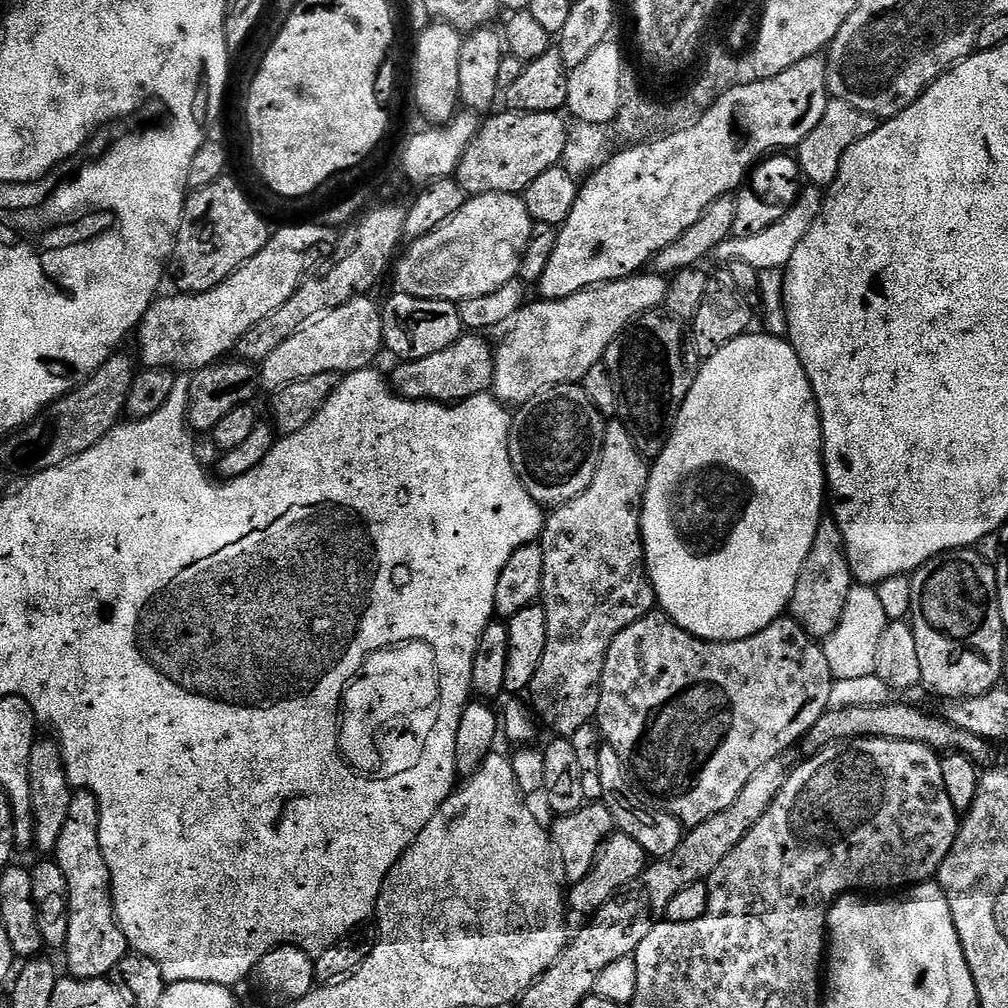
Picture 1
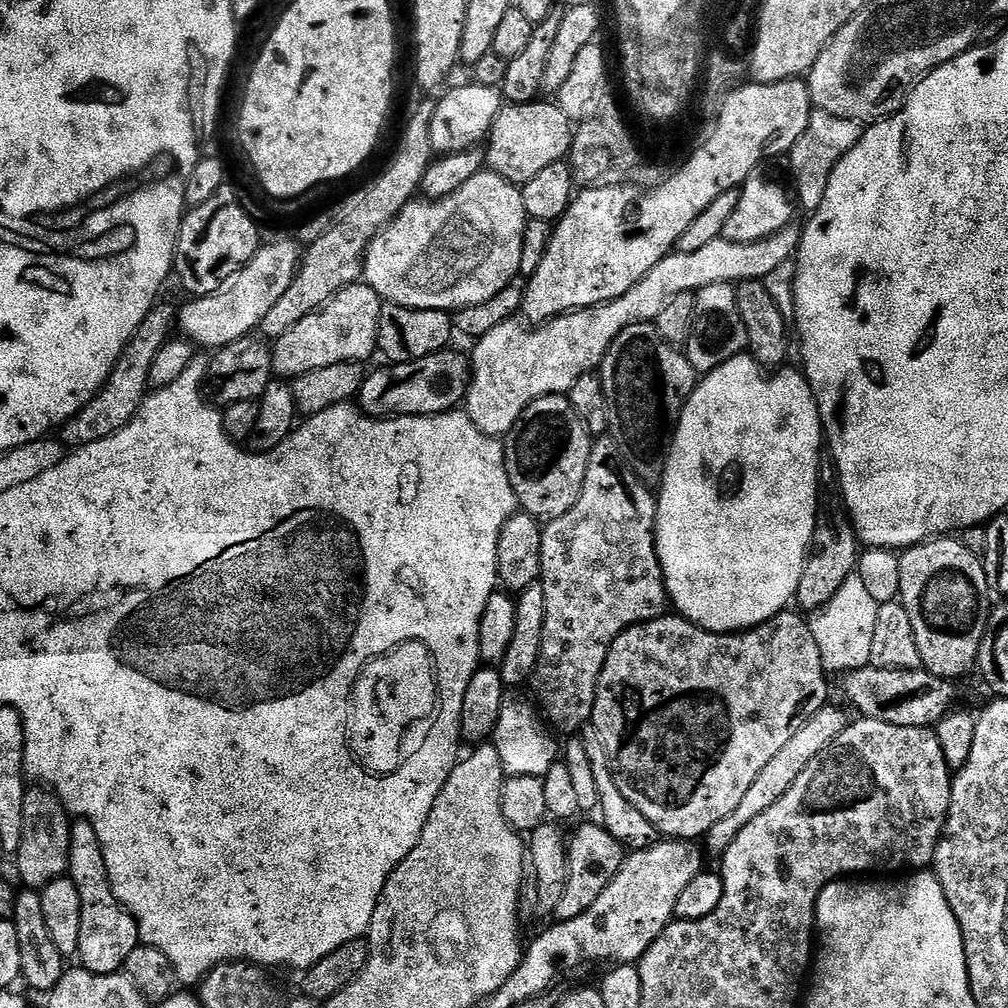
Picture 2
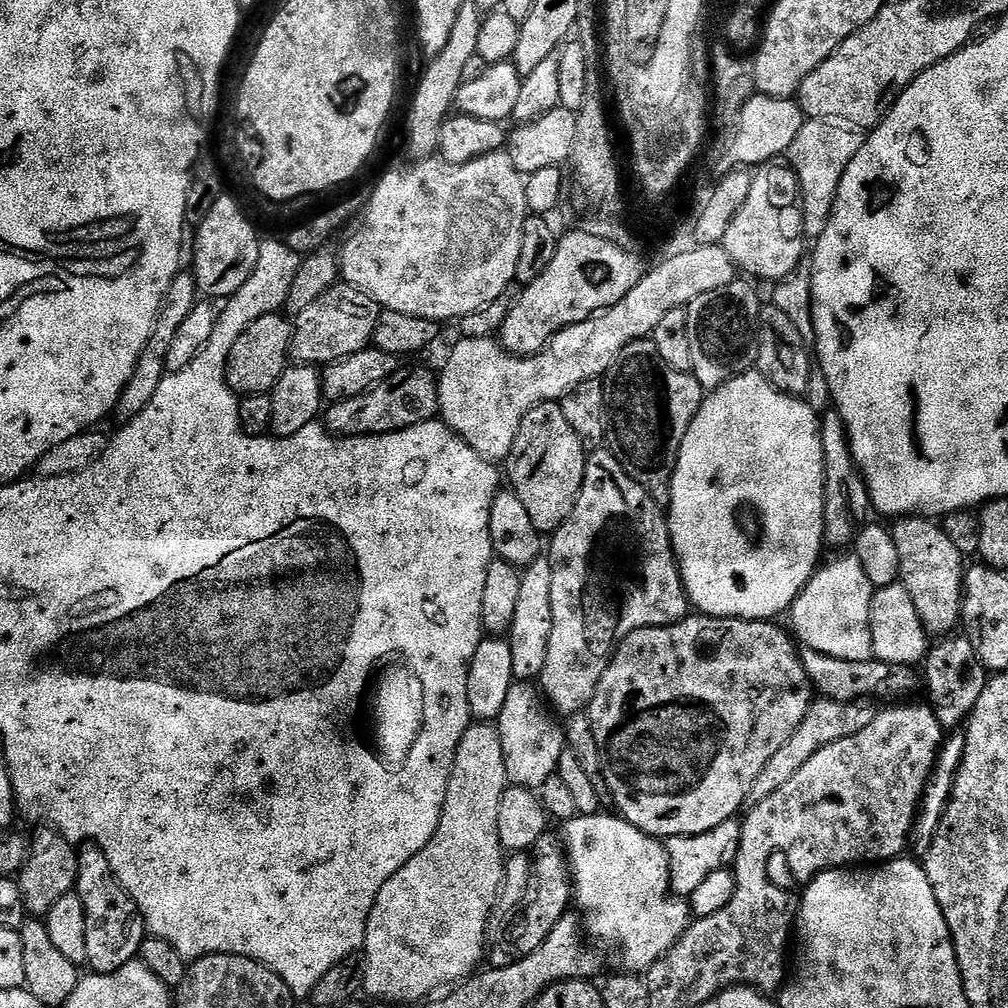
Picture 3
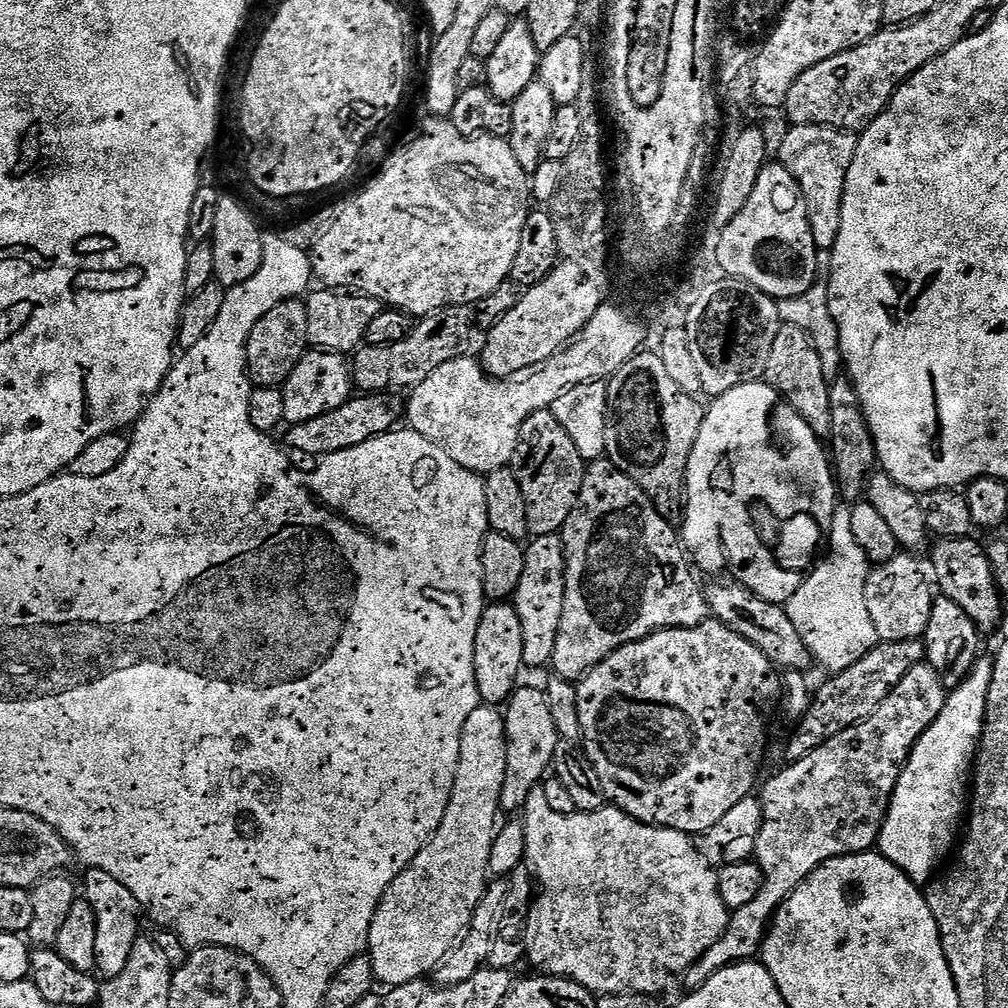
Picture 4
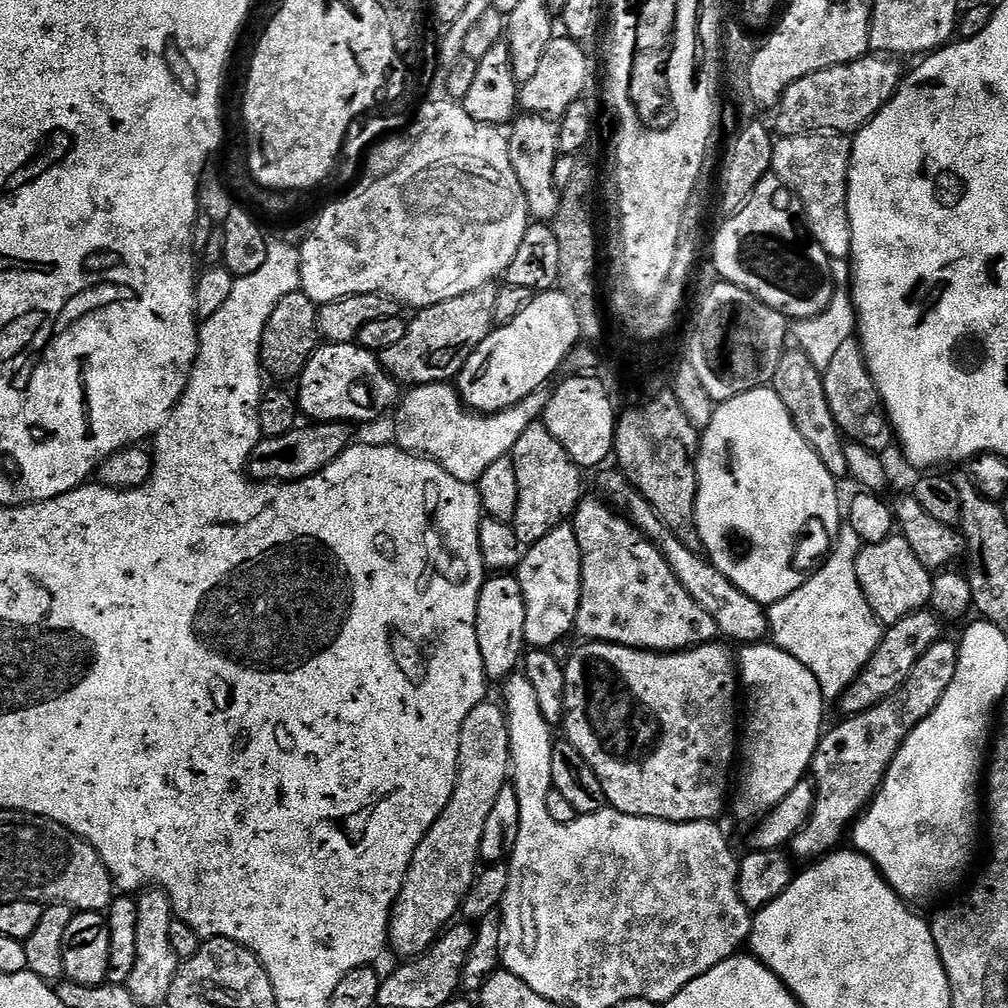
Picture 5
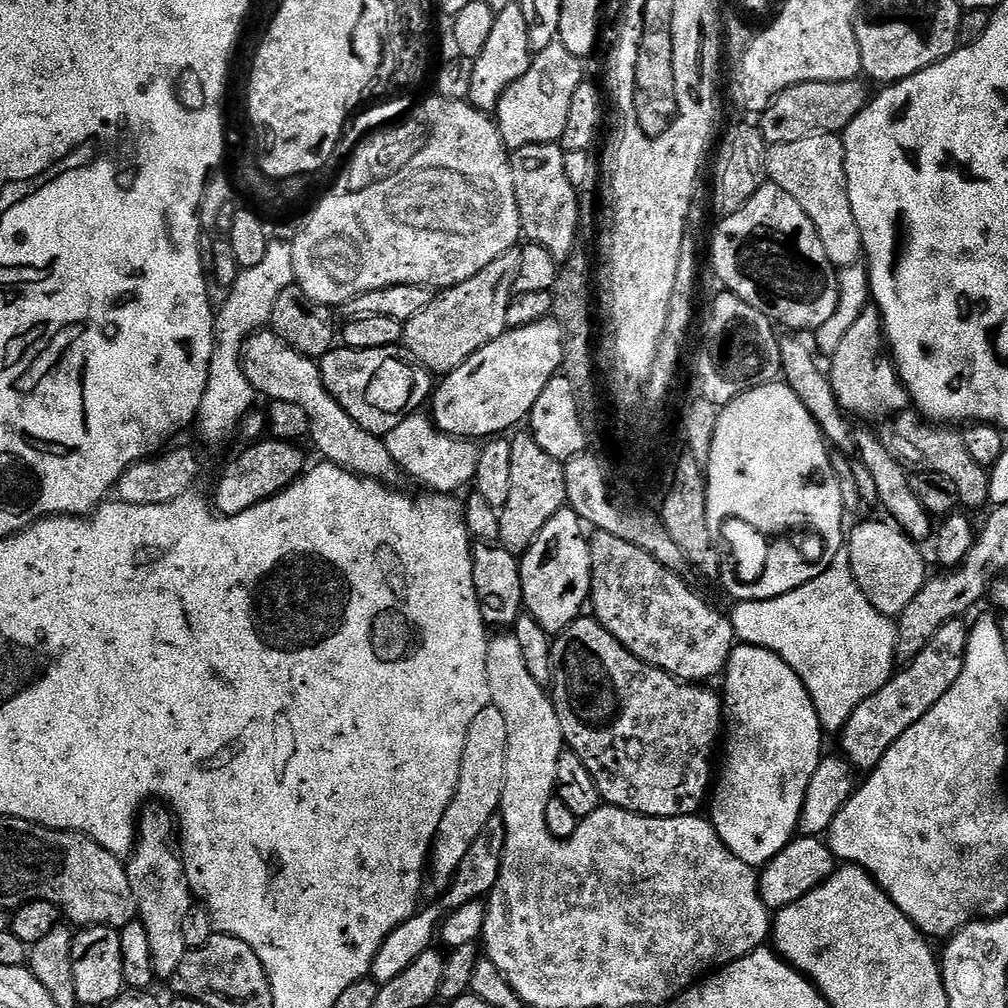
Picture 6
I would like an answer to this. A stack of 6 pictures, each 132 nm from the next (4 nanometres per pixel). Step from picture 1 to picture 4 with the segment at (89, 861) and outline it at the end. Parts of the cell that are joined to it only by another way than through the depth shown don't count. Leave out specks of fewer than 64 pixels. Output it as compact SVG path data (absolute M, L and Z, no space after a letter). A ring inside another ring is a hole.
M90 868L83 874L85 876L82 896L87 900L90 910L94 910L98 930L98 934L94 937L95 971L104 980L113 980L118 974L122 974L122 970L126 970L130 950L134 950L134 942L141 939L142 909L138 898L134 898L134 894L130 894L130 890L126 890L126 886L118 882L118 878L106 874L106 870Z

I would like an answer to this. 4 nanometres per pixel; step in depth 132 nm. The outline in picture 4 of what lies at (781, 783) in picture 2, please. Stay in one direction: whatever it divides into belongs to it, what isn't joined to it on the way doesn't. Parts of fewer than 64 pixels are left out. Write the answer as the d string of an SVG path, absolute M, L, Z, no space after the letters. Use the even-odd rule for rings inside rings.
M923 639L890 644L880 642L862 658L858 658L858 662L854 662L854 666L829 675L828 681L817 692L815 689L804 715L795 721L796 733L789 738L788 745L784 748L785 761L801 760L806 758L806 754L814 754L814 750L818 750L818 746L822 746L830 738L842 734L842 730L850 730L855 724L861 724L863 720L870 718L870 714L874 714L874 710L878 710L878 706L882 706L882 702L886 702L890 690L894 690L894 686L898 686L898 682L902 682L902 678L906 678L906 674L910 674L913 666L922 663L925 663Z

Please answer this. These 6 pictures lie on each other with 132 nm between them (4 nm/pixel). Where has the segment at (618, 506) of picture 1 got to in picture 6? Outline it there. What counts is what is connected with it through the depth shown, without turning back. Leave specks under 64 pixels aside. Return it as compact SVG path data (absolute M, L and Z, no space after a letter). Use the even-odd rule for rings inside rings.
M596 530L591 533L590 543L592 553L592 594L590 597L591 615L630 654L634 654L642 662L646 662L655 668L661 668L678 680L685 682L712 682L721 675L728 666L728 659L732 649L738 641L736 631L732 629L731 619L724 616L716 608L711 608L696 592L688 589L685 577L679 572L672 572L666 566L662 566L646 550L618 538L614 534Z

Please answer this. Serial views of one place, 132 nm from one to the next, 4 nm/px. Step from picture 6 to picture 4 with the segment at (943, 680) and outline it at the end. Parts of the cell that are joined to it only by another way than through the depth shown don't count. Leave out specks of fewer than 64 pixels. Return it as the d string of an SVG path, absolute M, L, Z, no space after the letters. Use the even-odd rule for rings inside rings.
M926 662L916 664L910 674L906 674L906 678L902 678L902 682L898 682L898 686L890 690L886 702L882 702L882 706L878 706L878 710L874 710L870 718L866 718L861 724L855 724L850 730L842 730L842 734L818 746L814 754L806 754L806 758L791 761L784 766L788 768L782 769L777 776L763 781L764 789L762 784L758 799L764 805L764 821L756 839L754 853L754 863L760 869L760 888L756 891L754 902L729 915L728 928L722 938L718 938L718 942L714 942L714 946L710 946L710 950L706 950L706 954L702 954L702 958L694 962L692 969L682 978L683 983L689 984L689 989L701 988L710 977L718 974L718 970L729 968L731 964L755 961L759 957L772 917L784 900L790 898L790 894L794 894L798 886L802 886L805 878L818 870L818 866L834 858L871 852L877 847L884 819L888 817L892 795L898 786L900 771L906 766L918 738L922 738L922 734L930 730L934 718L938 718L945 699L946 689L940 675Z

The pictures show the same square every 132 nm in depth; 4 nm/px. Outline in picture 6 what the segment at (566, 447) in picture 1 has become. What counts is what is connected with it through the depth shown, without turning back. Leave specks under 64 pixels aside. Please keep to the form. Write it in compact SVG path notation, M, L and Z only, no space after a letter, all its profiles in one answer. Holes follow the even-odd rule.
M520 431L510 440L510 495L506 497L506 506L499 509L498 541L499 547L505 548L517 558L523 556L526 550L530 550L530 546L542 531L542 526L546 526L546 522L550 522L550 518L554 518L554 514L558 514L558 510L565 508L568 502L563 463L550 458L550 454L546 454L546 450L538 446L531 431Z

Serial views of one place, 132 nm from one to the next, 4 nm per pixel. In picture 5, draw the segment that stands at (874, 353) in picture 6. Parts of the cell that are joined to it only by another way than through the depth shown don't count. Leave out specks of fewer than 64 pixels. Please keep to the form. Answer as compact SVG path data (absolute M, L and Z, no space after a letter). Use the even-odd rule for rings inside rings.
M853 338L846 341L836 351L830 366L822 369L822 375L826 402L830 402L830 414L834 414L834 422L838 422L841 436L851 443L866 446L866 450L877 454L884 454L891 444L893 447L892 423L888 421L888 412L874 386L874 378L868 369L859 339Z

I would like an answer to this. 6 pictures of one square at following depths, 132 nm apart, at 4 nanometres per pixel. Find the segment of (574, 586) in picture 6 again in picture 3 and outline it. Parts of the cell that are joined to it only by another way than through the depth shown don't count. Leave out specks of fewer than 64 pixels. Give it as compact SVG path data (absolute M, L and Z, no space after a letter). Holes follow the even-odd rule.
M547 558L535 560L529 568L520 574L522 587L518 593L518 602L514 609L512 629L506 633L510 646L510 662L514 666L513 681L539 681L542 670L546 666L546 650L550 650L550 630L554 626L552 607L550 606L550 585L554 579L552 567Z

